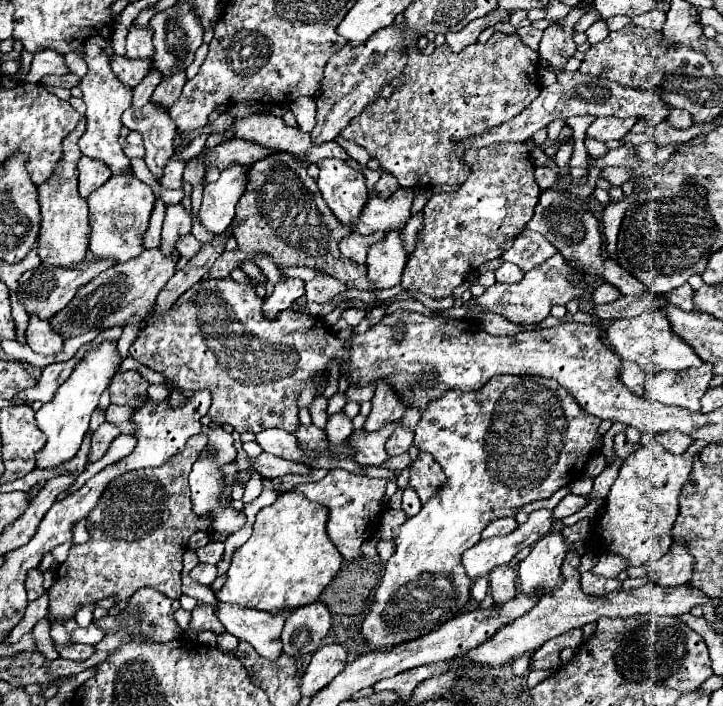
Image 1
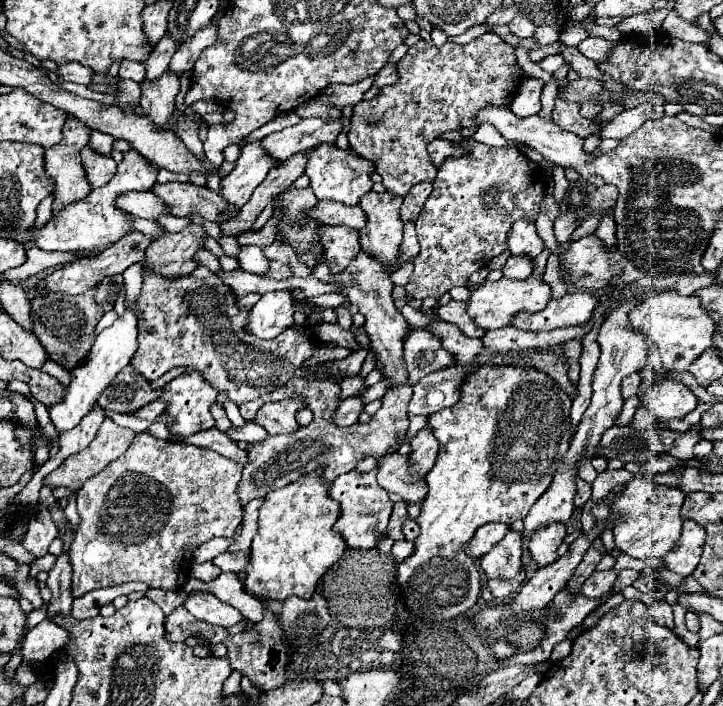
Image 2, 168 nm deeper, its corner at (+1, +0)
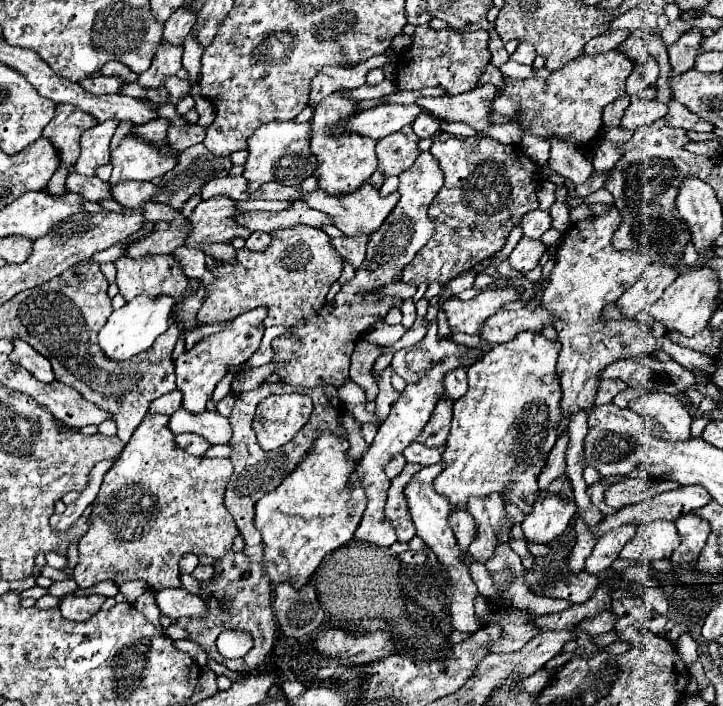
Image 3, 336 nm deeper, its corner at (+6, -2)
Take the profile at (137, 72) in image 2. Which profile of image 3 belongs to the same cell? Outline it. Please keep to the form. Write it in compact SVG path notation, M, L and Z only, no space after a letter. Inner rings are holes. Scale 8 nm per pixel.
M107 62L99 70L99 74L103 74L103 76L123 76L127 82L137 82L137 78L139 78L135 72L131 72L131 68L127 68L121 62Z

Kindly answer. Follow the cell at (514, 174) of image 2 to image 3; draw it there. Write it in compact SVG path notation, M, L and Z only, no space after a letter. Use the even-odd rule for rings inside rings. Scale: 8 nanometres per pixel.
M439 132L433 136L433 146L429 152L441 164L445 184L429 206L429 216L433 218L435 234L415 254L411 264L405 266L403 282L413 282L413 284L441 282L443 286L447 286L447 282L457 278L461 272L467 272L473 266L477 266L481 260L495 256L505 246L511 228L521 222L523 214L539 208L537 188L541 184L541 172L539 172L539 166L533 164L531 158L525 156L525 152L517 144L513 144L513 146L501 144L493 138L479 138L477 136L477 138L463 140L463 138Z

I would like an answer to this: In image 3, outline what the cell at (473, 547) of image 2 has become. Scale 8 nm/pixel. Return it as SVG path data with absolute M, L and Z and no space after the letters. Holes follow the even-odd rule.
M453 510L449 514L449 526L453 528L453 534L461 546L463 552L467 552L469 544L473 542L475 538L475 522L473 518L467 514L467 512L461 512L461 510Z

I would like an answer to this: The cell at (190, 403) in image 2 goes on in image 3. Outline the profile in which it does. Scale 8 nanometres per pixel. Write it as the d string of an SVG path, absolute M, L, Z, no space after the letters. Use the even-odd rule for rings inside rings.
M265 308L249 310L241 316L237 316L227 328L223 328L217 334L211 334L197 342L191 350L183 352L175 358L175 374L177 374L177 386L183 392L183 408L201 414L205 412L205 404L211 398L217 382L231 370L231 366L241 366L245 360L259 348L263 338L263 322Z

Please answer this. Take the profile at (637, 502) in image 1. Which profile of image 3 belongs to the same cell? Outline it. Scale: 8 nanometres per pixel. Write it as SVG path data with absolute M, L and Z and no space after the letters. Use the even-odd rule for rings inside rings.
M657 520L641 524L637 536L621 550L623 560L659 560L671 558L673 550L681 544L675 522Z

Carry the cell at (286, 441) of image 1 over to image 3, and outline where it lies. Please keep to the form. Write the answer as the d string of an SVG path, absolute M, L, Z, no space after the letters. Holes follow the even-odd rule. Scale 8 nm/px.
M179 408L169 420L169 430L173 434L195 432L209 444L225 444L231 438L231 426L227 418L209 410L205 410L205 414L189 414L185 408Z

